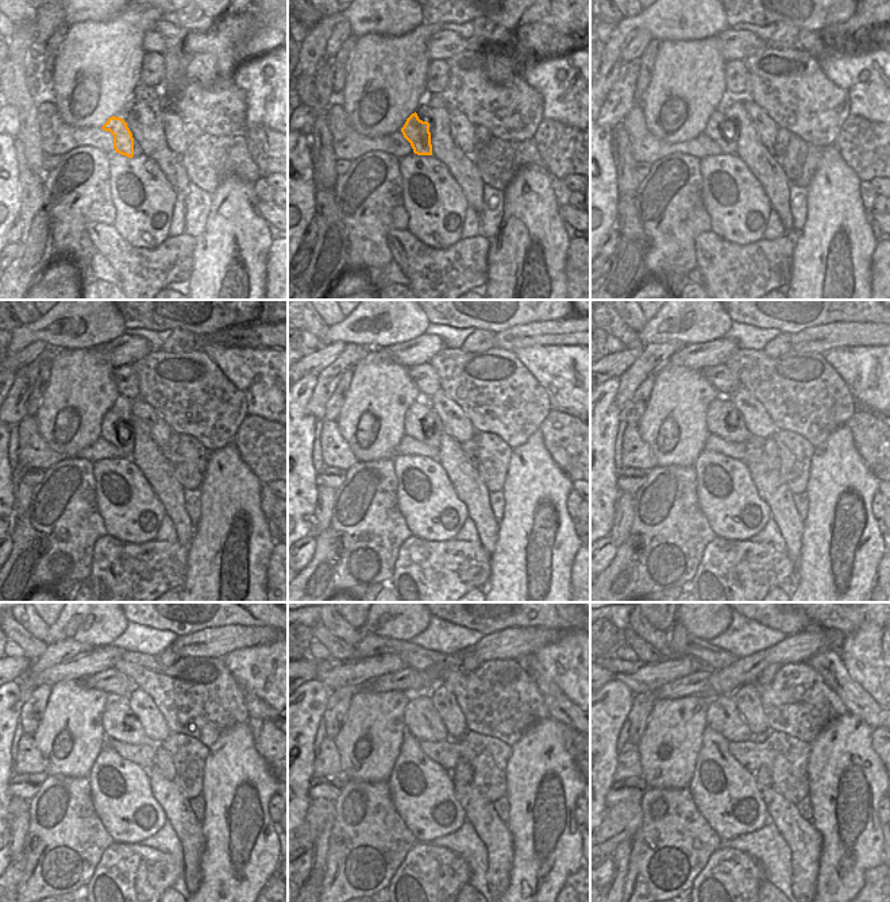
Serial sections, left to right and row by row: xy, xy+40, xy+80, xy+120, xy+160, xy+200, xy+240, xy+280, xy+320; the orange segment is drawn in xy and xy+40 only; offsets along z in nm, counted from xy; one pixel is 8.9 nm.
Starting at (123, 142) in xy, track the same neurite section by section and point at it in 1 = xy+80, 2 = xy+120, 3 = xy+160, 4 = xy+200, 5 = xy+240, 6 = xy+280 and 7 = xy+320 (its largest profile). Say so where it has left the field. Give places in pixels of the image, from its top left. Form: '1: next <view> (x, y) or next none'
1: next xy+80 (719, 130)
2: next xy+120 (119, 435)
3: next xy+160 (417, 424)
4: next xy+200 (723, 419)
5: next xy+240 (119, 723)
6: next xy+280 (420, 717)
7: next xy+320 (723, 716)

